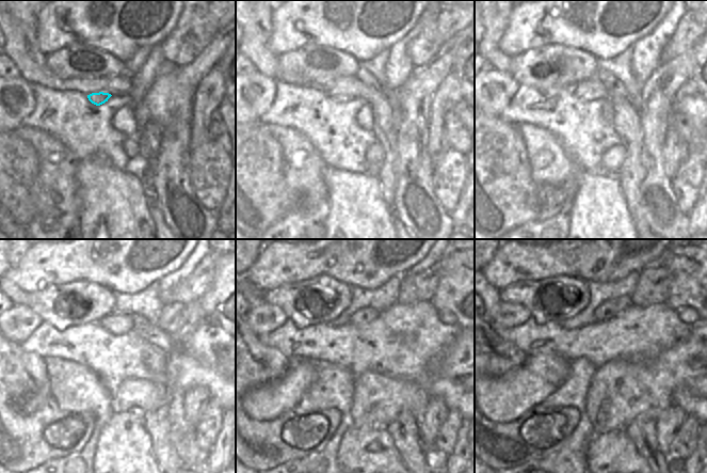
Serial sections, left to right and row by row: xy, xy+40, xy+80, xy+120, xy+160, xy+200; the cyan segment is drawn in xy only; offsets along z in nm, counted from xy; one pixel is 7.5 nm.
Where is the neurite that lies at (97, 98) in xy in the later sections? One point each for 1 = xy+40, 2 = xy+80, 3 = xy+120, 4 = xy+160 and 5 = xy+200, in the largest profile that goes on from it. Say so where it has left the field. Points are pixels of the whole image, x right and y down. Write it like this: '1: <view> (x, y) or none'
1: xy+40 (341, 97)
2: xy+80 (591, 89)
3: xy+120 (115, 322)
4: xy+160 (367, 314)
5: xy+200 (610, 309)

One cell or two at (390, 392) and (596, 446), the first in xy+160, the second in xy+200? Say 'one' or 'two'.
two

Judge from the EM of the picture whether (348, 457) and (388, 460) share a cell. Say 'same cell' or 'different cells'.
same cell

